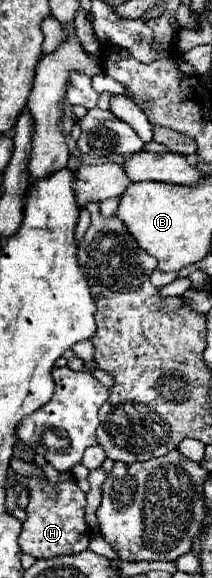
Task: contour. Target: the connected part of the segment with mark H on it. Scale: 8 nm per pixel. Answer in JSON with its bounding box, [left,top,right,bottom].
[18,471,90,559]

